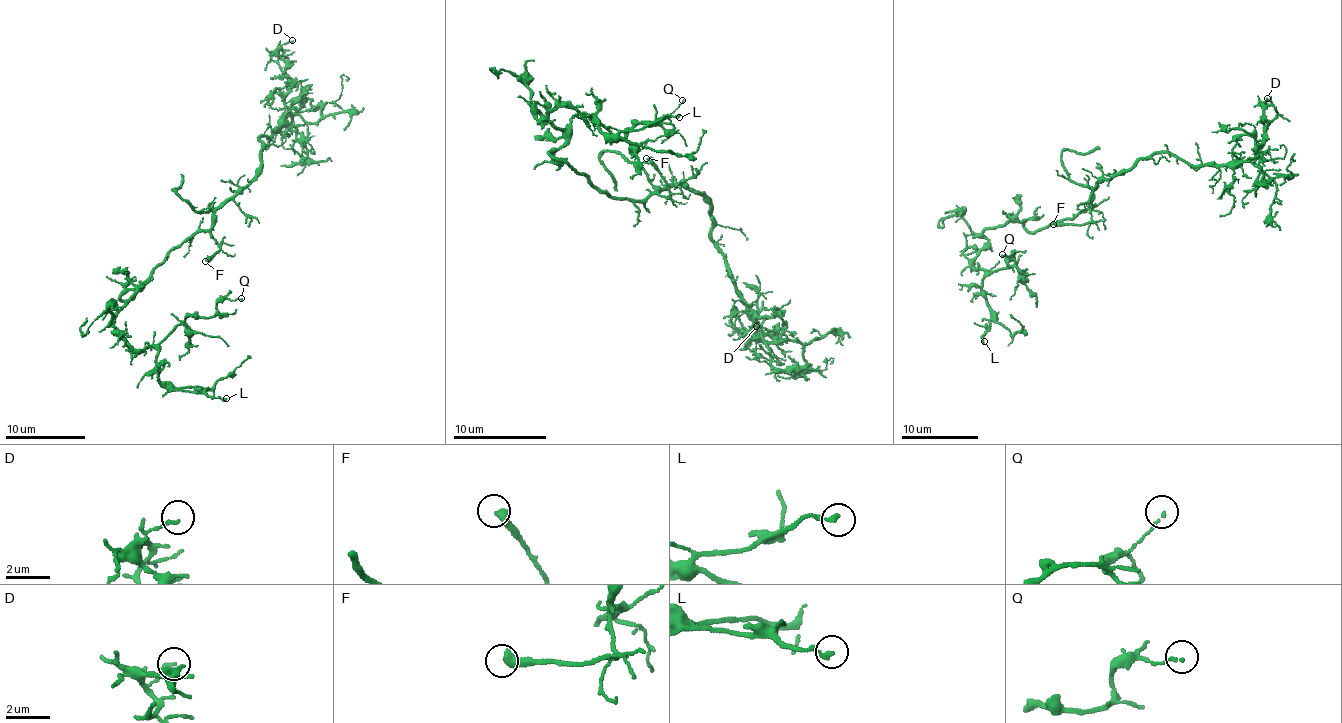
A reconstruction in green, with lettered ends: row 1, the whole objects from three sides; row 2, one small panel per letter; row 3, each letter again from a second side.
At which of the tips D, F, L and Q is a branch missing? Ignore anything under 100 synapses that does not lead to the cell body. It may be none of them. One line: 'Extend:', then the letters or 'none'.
Extend: none

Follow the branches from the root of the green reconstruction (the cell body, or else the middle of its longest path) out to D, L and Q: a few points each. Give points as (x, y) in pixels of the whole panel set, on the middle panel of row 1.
D: (620, 197), (681, 184), (703, 197), (710, 240), (758, 325), (758, 340), (742, 333), (756, 326)
L: (620, 197), (553, 158), (565, 132), (538, 111), (540, 117), (561, 104), (576, 107), (611, 134), (679, 117)
Q: (620, 197), (553, 158), (565, 132), (538, 111), (576, 107), (621, 139), (640, 122), (660, 125), (682, 100)

